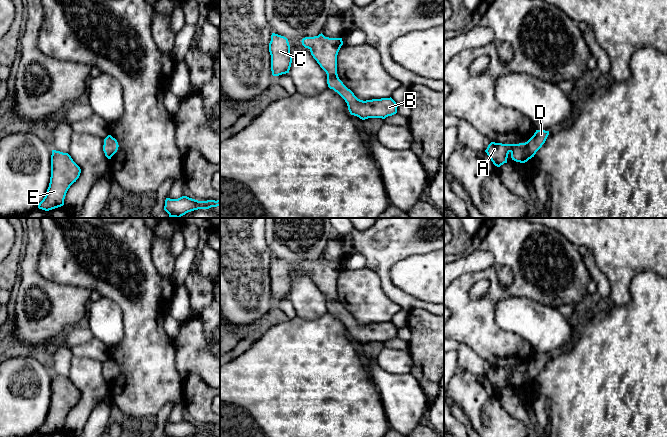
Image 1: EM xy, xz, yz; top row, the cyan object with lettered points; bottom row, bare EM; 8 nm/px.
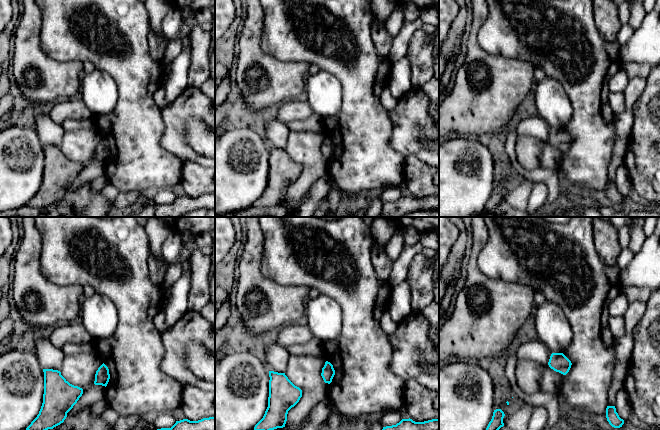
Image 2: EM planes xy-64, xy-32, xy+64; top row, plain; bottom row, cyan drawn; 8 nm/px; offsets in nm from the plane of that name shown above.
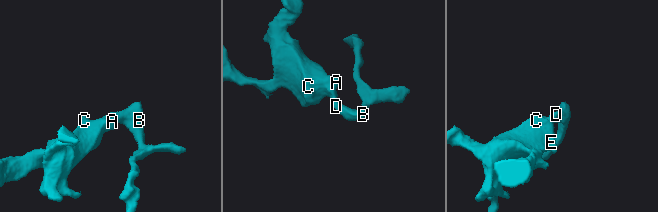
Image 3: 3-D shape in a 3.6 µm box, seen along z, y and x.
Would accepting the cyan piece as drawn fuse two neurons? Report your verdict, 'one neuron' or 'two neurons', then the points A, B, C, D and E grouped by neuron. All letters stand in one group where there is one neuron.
one neuron; groups A B C D E

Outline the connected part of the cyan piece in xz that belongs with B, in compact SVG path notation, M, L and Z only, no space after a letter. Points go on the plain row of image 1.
M322 257L314 261L302 263L302 269L308 272L313 282L327 298L327 308L337 316L347 327L351 339L362 344L382 342L397 337L398 329L390 322L360 324L339 303L337 298L337 279L343 269L342 262L325 261Z

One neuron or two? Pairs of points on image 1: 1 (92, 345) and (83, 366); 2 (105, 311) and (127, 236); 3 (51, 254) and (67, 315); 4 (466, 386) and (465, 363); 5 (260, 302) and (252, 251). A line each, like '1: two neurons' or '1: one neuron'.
1: two neurons
2: two neurons
3: two neurons
4: two neurons
5: one neuron

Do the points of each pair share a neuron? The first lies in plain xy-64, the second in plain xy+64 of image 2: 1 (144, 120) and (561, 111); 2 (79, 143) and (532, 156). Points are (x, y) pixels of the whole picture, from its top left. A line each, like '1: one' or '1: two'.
1: two
2: one

